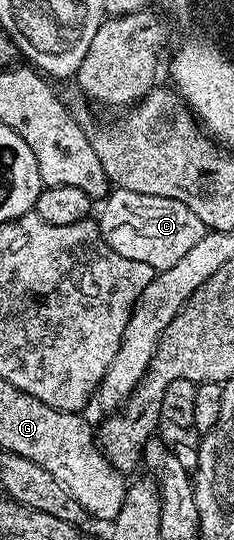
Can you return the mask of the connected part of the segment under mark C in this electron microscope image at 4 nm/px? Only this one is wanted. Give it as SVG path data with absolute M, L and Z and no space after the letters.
M115 188L102 199L101 206L103 211L97 215L97 221L105 244L109 244L117 256L141 260L141 264L149 264L157 272L173 268L173 264L177 264L205 233L203 222L176 198L145 196L141 192Z

